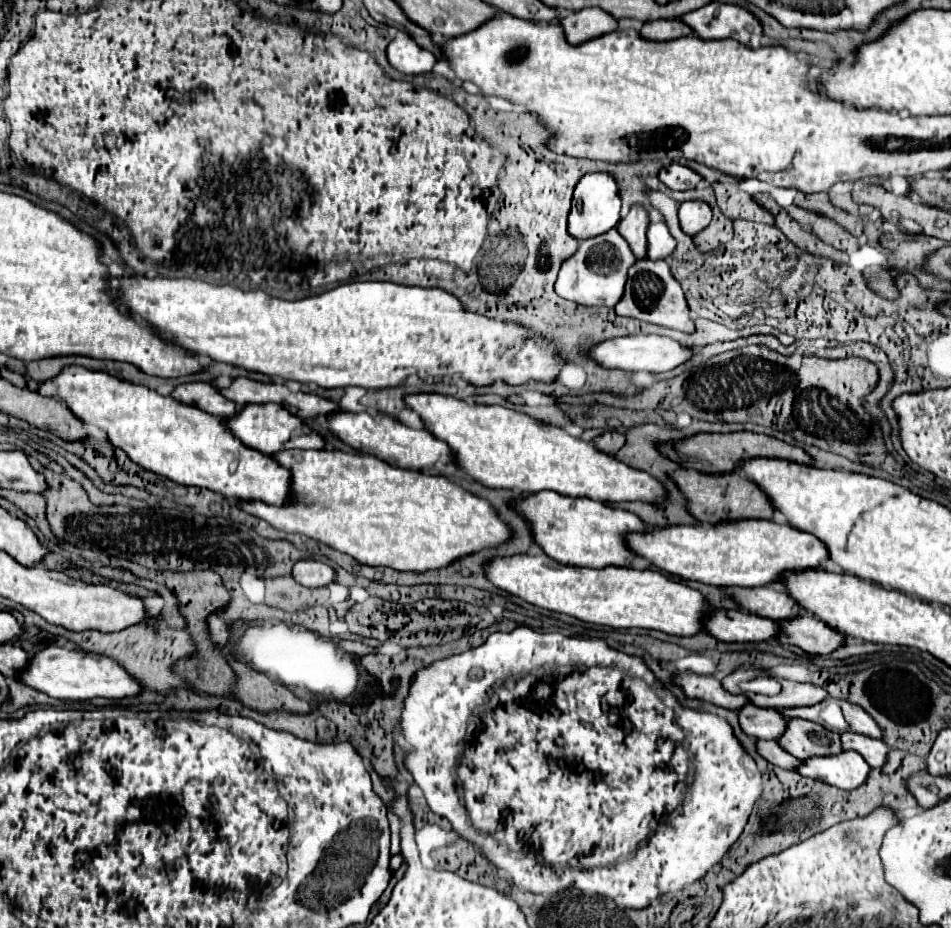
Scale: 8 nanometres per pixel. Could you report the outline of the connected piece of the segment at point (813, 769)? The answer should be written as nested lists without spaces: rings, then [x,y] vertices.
[[[844,750],[836,756],[814,756],[804,760],[804,764],[798,768],[802,776],[822,780],[842,790],[854,790],[864,784],[870,770],[872,768],[866,764],[866,760],[862,760],[862,754],[852,750]]]

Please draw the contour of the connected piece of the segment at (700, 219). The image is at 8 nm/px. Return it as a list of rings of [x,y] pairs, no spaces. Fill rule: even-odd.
[[[688,200],[682,202],[678,208],[678,218],[680,218],[680,226],[686,234],[694,236],[696,232],[704,230],[712,218],[712,208],[702,202],[702,200]]]

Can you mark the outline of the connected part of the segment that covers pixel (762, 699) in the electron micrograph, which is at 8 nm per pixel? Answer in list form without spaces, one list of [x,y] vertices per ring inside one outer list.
[[[780,680],[782,692],[778,696],[762,696],[754,692],[744,692],[752,704],[762,708],[792,708],[792,706],[812,706],[828,698],[828,692],[822,686],[810,682],[792,682]]]

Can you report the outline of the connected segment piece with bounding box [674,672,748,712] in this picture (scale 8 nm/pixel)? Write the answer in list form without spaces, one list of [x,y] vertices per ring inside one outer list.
[[[682,672],[680,676],[674,678],[674,682],[684,688],[688,698],[700,698],[700,700],[712,702],[712,704],[728,708],[728,710],[738,712],[740,708],[744,708],[748,704],[748,698],[744,694],[734,696],[734,694],[726,692],[722,688],[720,680],[716,680],[712,676],[698,676],[692,672]]]

